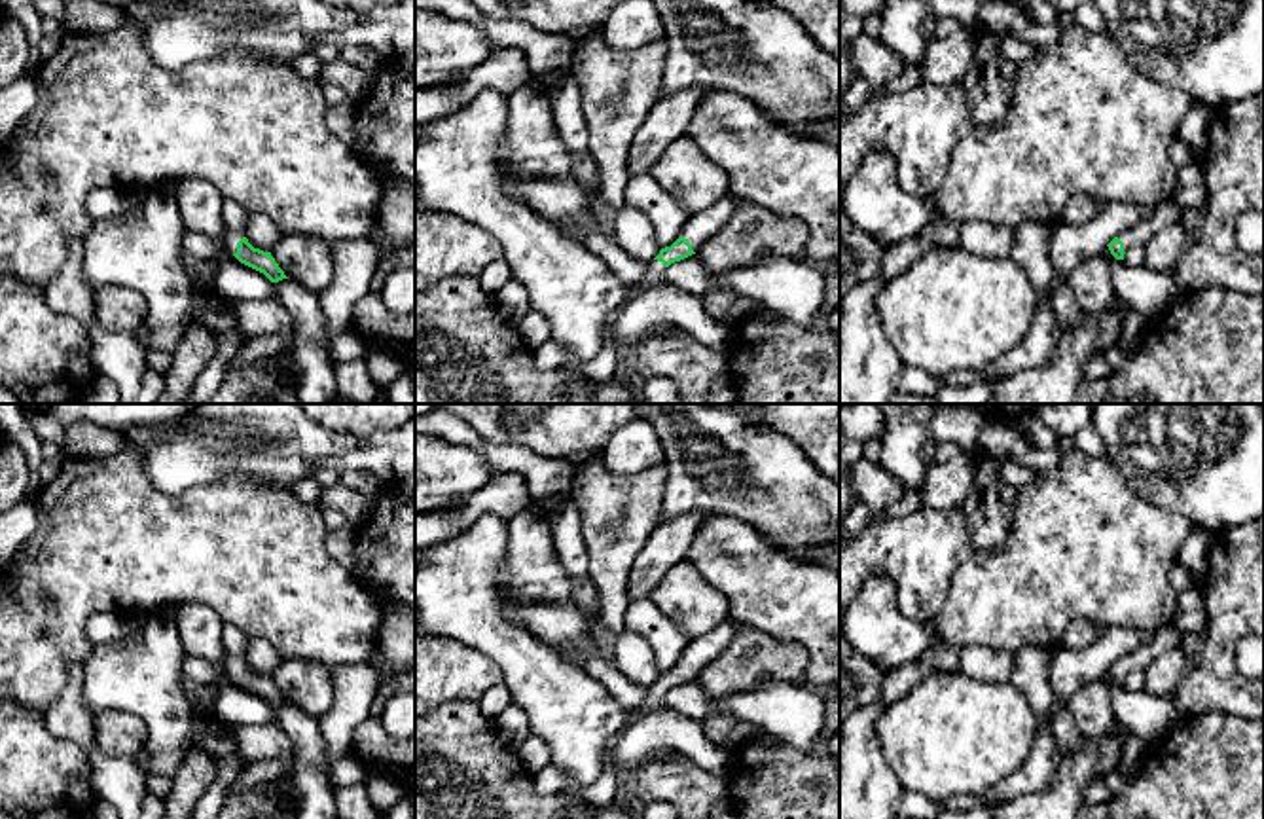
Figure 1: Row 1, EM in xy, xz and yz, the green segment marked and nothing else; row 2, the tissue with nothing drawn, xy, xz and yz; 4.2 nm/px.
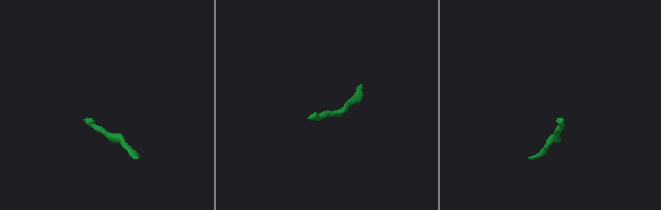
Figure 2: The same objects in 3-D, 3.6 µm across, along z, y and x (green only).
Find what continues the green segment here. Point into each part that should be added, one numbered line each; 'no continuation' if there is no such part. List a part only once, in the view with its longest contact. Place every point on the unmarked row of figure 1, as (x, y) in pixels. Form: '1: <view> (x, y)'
1: xy (230, 662)
2: xz (700, 651)

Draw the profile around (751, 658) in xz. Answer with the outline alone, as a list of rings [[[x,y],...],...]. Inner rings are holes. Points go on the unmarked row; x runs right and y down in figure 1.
[[[737,624],[735,637],[695,675],[713,700],[745,694],[769,679],[802,681],[809,652],[800,643]]]

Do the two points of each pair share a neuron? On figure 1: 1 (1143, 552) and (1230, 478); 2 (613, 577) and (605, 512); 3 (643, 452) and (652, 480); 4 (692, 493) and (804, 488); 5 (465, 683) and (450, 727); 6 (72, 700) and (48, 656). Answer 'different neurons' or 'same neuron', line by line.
1: different neurons
2: same neuron
3: different neurons
4: same neuron
5: different neurons
6: different neurons

